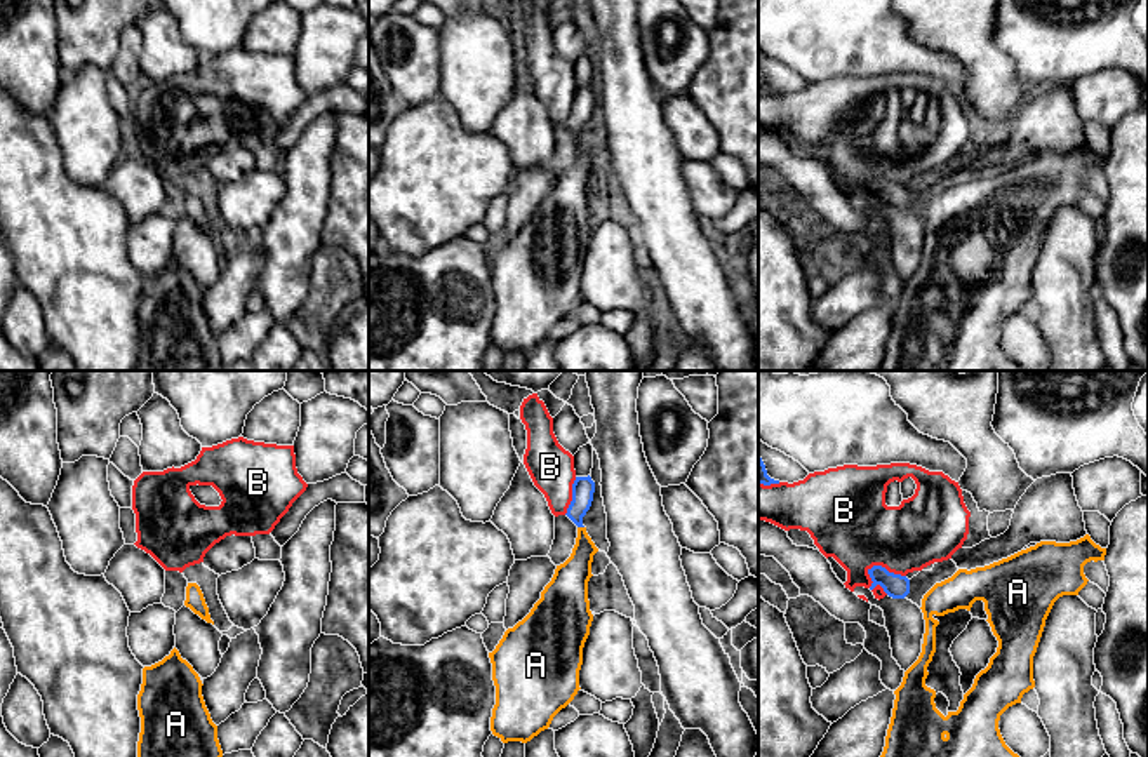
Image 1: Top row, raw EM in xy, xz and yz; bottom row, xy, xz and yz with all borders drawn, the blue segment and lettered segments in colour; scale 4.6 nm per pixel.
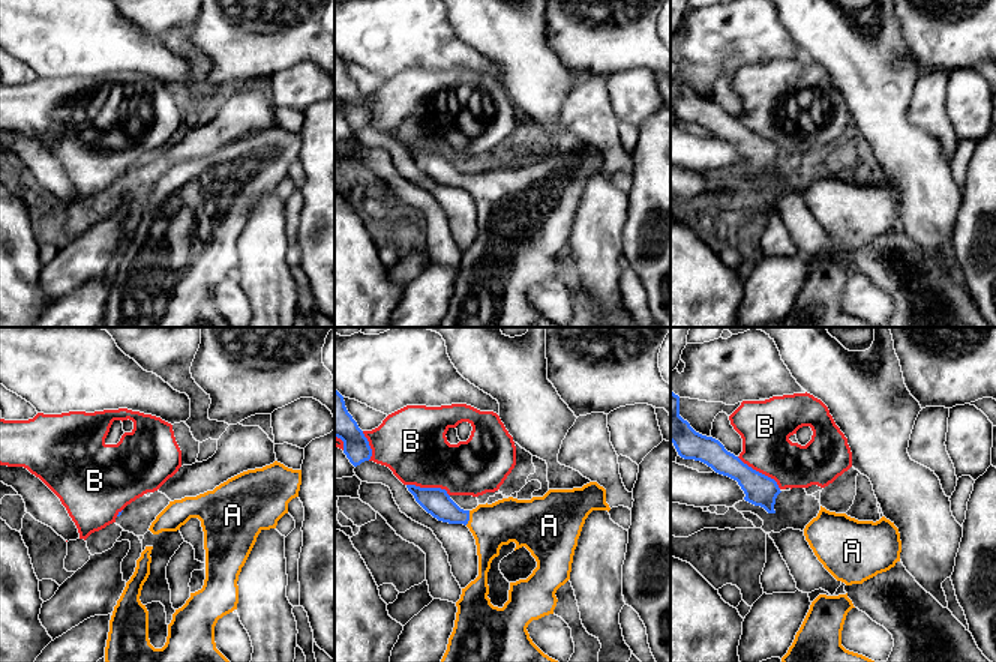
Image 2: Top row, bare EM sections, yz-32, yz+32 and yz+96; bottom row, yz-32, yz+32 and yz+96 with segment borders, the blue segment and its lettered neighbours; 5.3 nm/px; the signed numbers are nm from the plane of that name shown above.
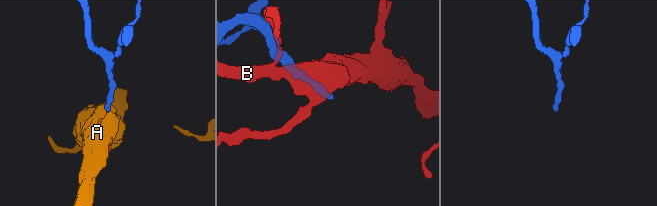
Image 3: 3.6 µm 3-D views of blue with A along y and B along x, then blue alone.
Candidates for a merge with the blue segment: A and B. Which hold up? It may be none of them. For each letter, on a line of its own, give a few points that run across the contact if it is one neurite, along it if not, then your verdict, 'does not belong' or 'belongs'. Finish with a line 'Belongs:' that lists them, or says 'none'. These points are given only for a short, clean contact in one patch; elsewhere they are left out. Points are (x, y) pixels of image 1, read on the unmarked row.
A: line xz (583, 98), (580, 115), (581, 136), (581, 169), (571, 188); belongs
B: does not belong
Belongs: A

